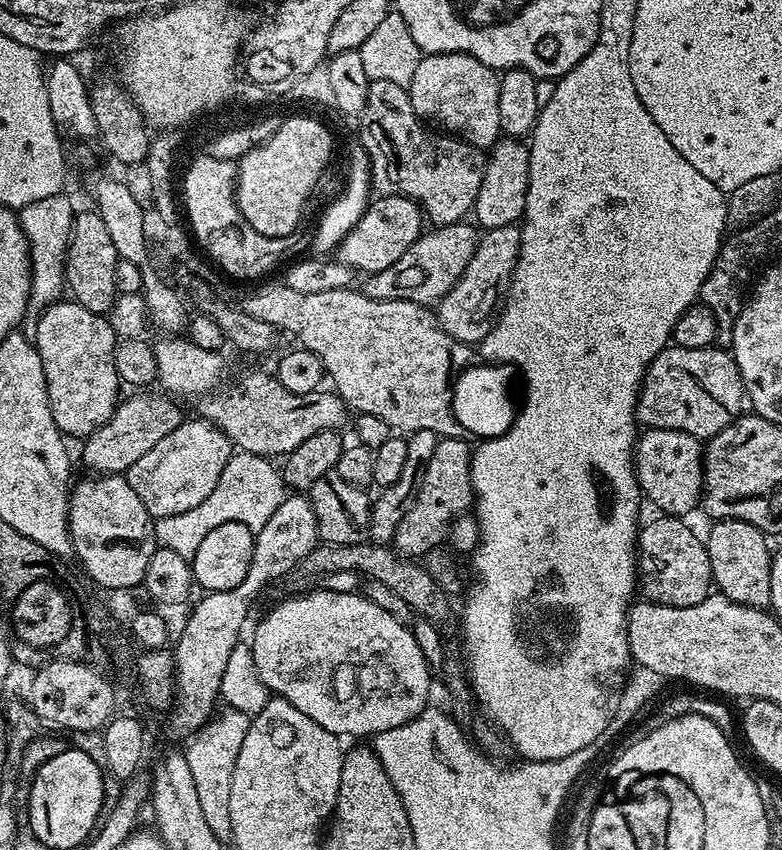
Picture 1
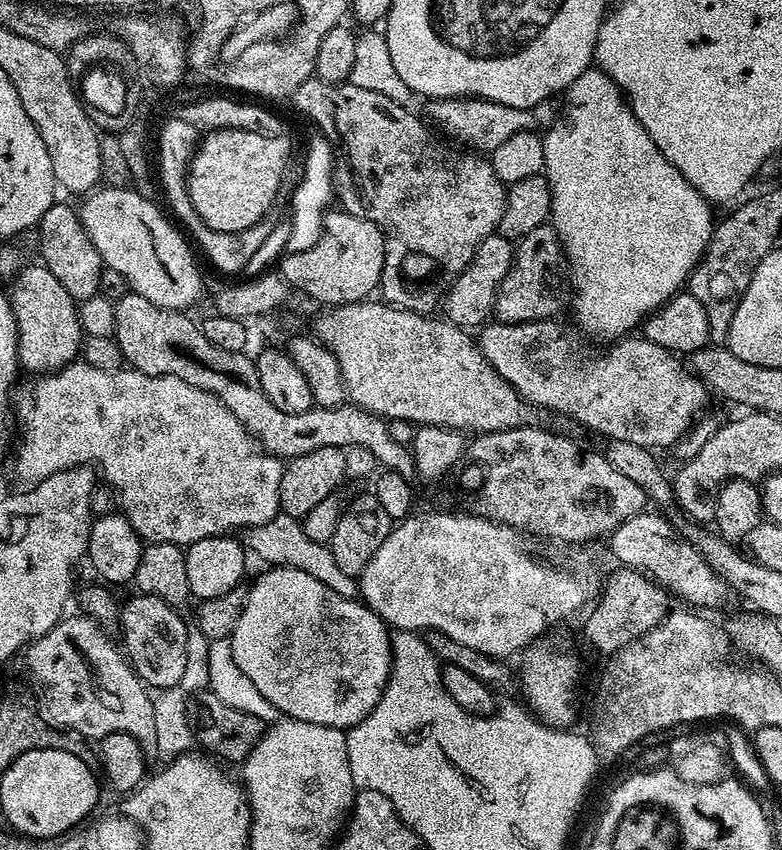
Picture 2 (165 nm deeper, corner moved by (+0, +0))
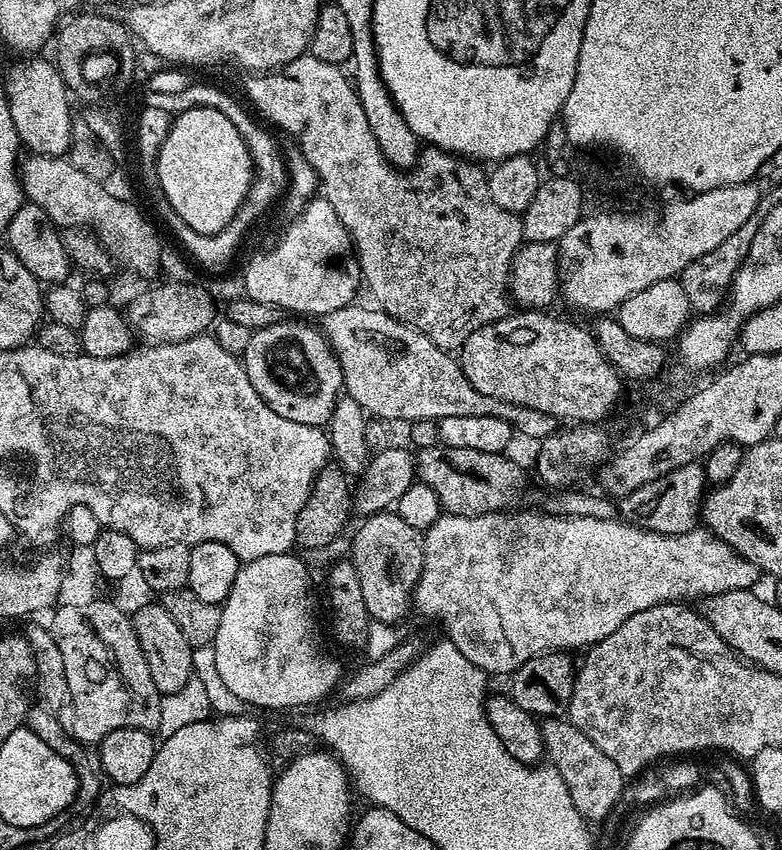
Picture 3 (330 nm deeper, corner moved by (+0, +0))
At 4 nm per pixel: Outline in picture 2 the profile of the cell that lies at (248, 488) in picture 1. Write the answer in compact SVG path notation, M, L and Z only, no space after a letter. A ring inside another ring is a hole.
M277 513L275 518L262 526L249 528L245 531L244 542L247 549L252 551L271 567L296 568L311 574L323 585L330 587L342 597L354 598L351 592L344 592L344 584L358 584L357 579L346 574L334 559L334 554L329 545L314 542L306 534L301 521L284 513Z

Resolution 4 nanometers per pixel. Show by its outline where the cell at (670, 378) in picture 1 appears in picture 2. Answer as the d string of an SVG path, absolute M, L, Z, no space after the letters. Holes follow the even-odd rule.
M555 319L531 320L521 324L488 322L478 336L482 354L498 370L500 377L511 386L520 399L540 408L553 408L594 432L601 432L608 440L634 442L634 446L671 449L688 435L689 428L705 415L704 407L710 398L709 388L697 378L679 355L654 342L645 340L643 335L632 334L611 345L608 353L583 352L576 348L572 352L571 327L555 324Z

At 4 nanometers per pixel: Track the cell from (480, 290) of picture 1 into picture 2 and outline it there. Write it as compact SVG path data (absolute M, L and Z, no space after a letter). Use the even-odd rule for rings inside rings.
M551 223L530 230L515 245L512 269L496 291L494 316L506 324L521 324L531 320L547 320L555 317L560 307L565 307L566 257L560 246L560 236Z

